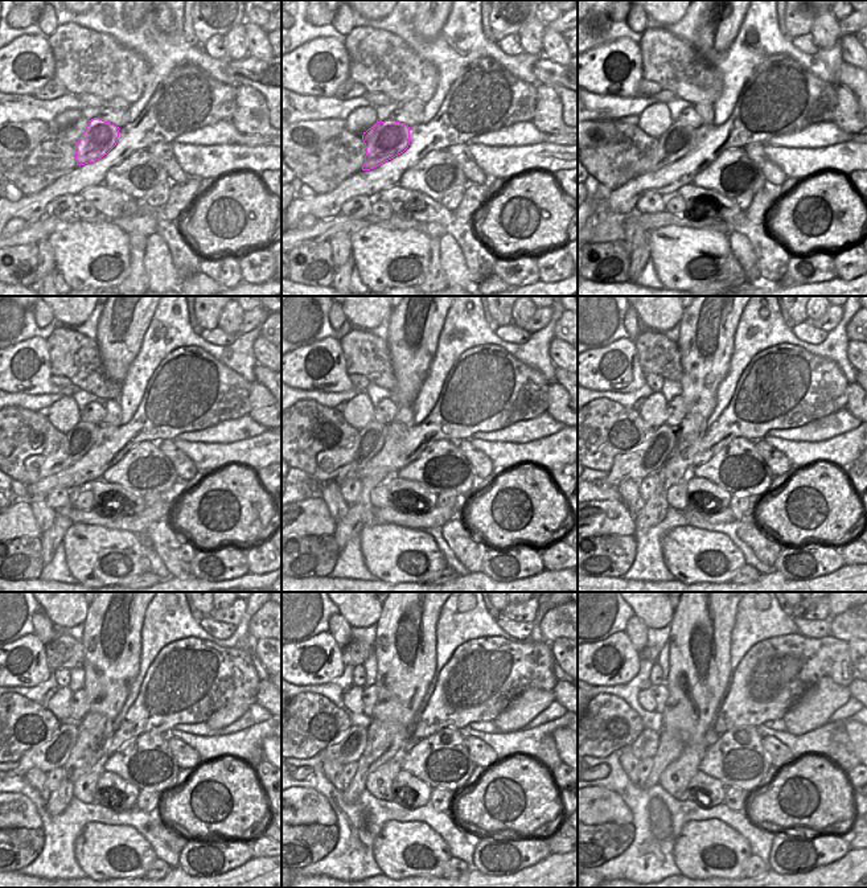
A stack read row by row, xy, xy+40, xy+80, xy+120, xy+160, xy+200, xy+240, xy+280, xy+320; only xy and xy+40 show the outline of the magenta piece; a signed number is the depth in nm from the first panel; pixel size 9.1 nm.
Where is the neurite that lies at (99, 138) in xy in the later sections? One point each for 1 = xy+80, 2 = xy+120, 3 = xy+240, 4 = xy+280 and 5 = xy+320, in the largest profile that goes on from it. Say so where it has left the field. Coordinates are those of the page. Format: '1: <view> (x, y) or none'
1: xy+80 (678, 140)
2: xy+120 (78, 440)
3: xy+240 (53, 753)
4: xy+280 (349, 749)
5: xy+320 (646, 745)

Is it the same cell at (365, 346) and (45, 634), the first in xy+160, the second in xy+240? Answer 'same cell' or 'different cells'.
different cells

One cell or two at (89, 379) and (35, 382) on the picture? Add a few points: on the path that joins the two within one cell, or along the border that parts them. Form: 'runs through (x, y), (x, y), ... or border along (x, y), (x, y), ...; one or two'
border along (46, 344), (52, 374); two

